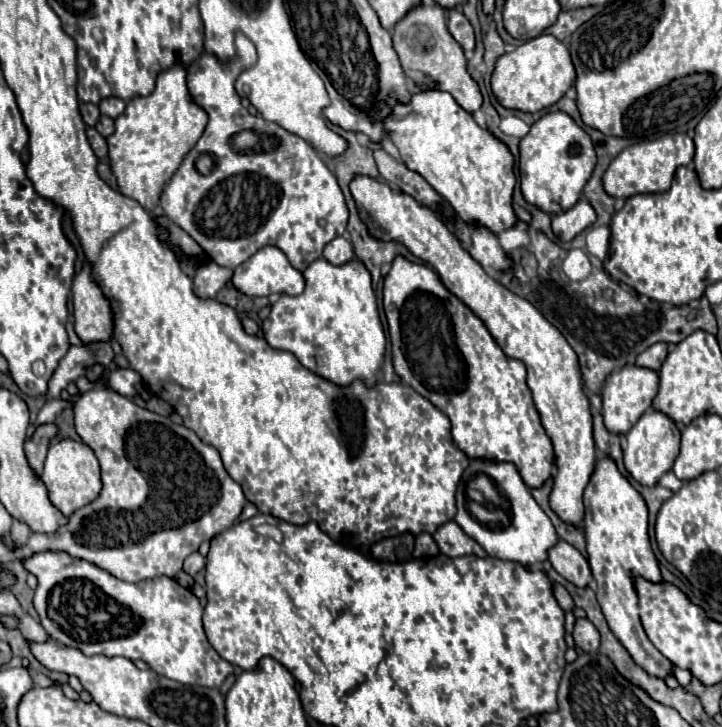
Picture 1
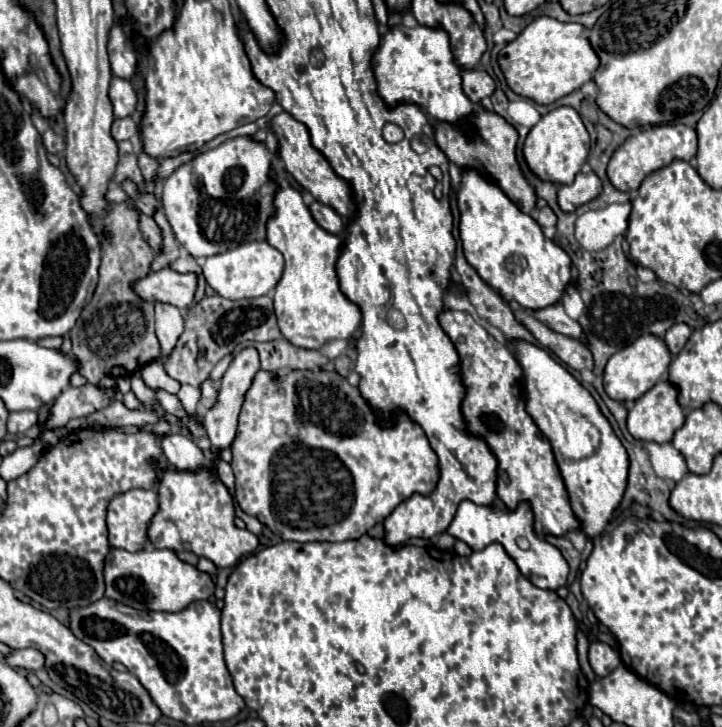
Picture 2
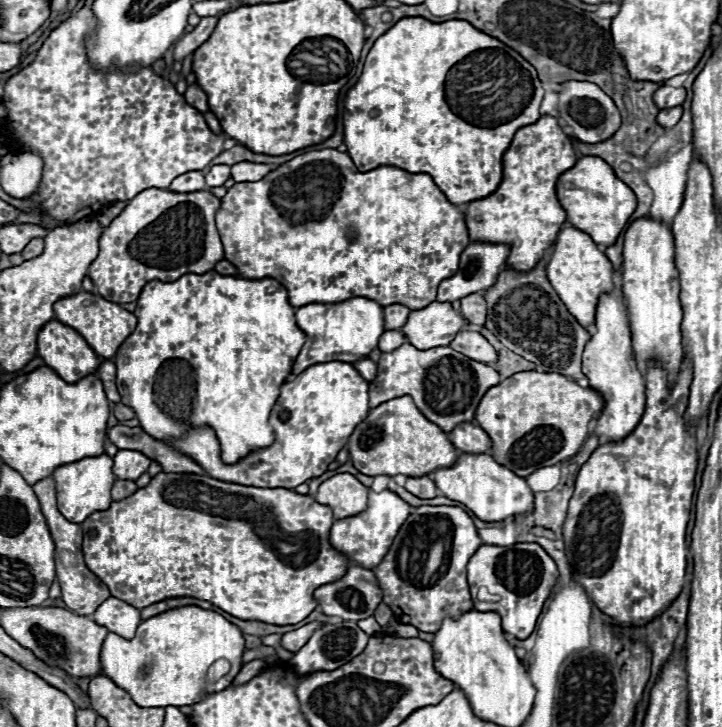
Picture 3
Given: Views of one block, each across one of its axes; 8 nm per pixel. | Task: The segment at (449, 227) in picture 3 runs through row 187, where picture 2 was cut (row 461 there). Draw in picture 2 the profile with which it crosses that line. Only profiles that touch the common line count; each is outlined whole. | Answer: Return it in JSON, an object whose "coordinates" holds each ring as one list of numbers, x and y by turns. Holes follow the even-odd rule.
{"coordinates":[[260,370,254,376,252,388,246,394,246,402,242,406,240,418,238,418,238,434,236,440,232,444,232,470,236,476,236,498,240,508,250,514,256,516,264,526,268,526,274,534,278,534,282,540,294,540,294,542,346,542,346,540,358,540,362,538,370,528,374,528,376,524,382,524,384,518,406,498,410,498,412,494,428,494,432,492,432,488,436,486,438,480,438,458,434,454,434,450,430,450,428,438,424,434,424,430,418,424,412,424,412,420,408,420,406,416,398,416,394,428,378,428,378,424,374,422,374,412,368,408,368,404,364,404,360,392,356,386,350,386,346,378,338,376,336,372,310,372,310,370,292,370,286,376,280,376,278,380,272,380,272,372,264,372],[318,422,336,422,336,426,340,428,338,432,332,432,330,426,318,424]]}

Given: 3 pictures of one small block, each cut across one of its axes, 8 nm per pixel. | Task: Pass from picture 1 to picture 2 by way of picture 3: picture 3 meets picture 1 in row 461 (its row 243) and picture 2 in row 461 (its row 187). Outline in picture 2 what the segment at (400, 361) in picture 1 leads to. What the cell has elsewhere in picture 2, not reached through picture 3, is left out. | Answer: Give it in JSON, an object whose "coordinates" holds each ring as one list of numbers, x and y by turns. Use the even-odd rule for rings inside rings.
{"coordinates":[[446,308,440,314,444,332,454,342,460,358,460,376,466,388,462,412,472,434,482,436,498,458,498,498,516,510,520,502,528,502,534,514,534,532,538,536,566,536,580,530,580,520,570,508,568,492,560,476,550,442,540,434,524,406,522,368,512,352,498,342,468,312]]}

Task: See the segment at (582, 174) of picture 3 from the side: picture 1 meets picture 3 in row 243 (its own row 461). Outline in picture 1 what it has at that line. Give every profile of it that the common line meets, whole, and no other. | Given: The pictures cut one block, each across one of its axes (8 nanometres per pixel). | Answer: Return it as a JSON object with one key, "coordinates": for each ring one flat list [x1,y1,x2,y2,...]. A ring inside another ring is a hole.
{"coordinates":[[602,456,596,458,596,466,594,472,590,476,590,482,584,490,584,538,586,538,586,550,588,550,588,562,592,568,592,576,596,580,596,596,598,596,598,604,608,620,610,630,614,632,614,636,622,642,622,646,628,650,628,654,632,656,632,660,644,668,648,674,656,676,656,678,666,678,670,676,672,664,670,660,666,660,652,642,648,642,648,636,640,624,638,618,638,596,634,590,634,576,644,576,646,580,652,582,660,582,660,570,658,570,658,562,656,556,652,552,650,540,648,540,648,508,644,504,644,498,640,496,640,492,620,474,616,462,610,456]]}

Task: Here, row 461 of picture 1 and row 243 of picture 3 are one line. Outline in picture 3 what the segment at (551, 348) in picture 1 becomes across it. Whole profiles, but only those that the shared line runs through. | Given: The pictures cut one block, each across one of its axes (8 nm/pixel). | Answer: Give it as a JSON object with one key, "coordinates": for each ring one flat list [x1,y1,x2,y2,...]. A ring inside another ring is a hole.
{"coordinates":[[562,228,558,232,554,252,552,252,550,264,546,266,546,272,548,272,550,284,554,286,560,300,566,304,568,312,584,328,590,328,594,324,594,312,596,312,598,296,604,292,610,292,614,288,612,264,604,256,604,252,598,250,598,244,594,244,594,240,578,228]]}

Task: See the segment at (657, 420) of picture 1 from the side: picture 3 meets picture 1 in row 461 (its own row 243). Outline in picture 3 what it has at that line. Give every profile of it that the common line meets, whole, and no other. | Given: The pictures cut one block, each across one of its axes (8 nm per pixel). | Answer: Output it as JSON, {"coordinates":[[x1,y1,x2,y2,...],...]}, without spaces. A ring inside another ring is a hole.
{"coordinates":[[652,216,634,220,624,234,624,282,622,292,628,302,628,316,632,328,632,346,640,370,646,370,650,360,660,360,668,370,670,382,674,380,682,362,682,306,680,282,674,264,674,234,670,226]]}

